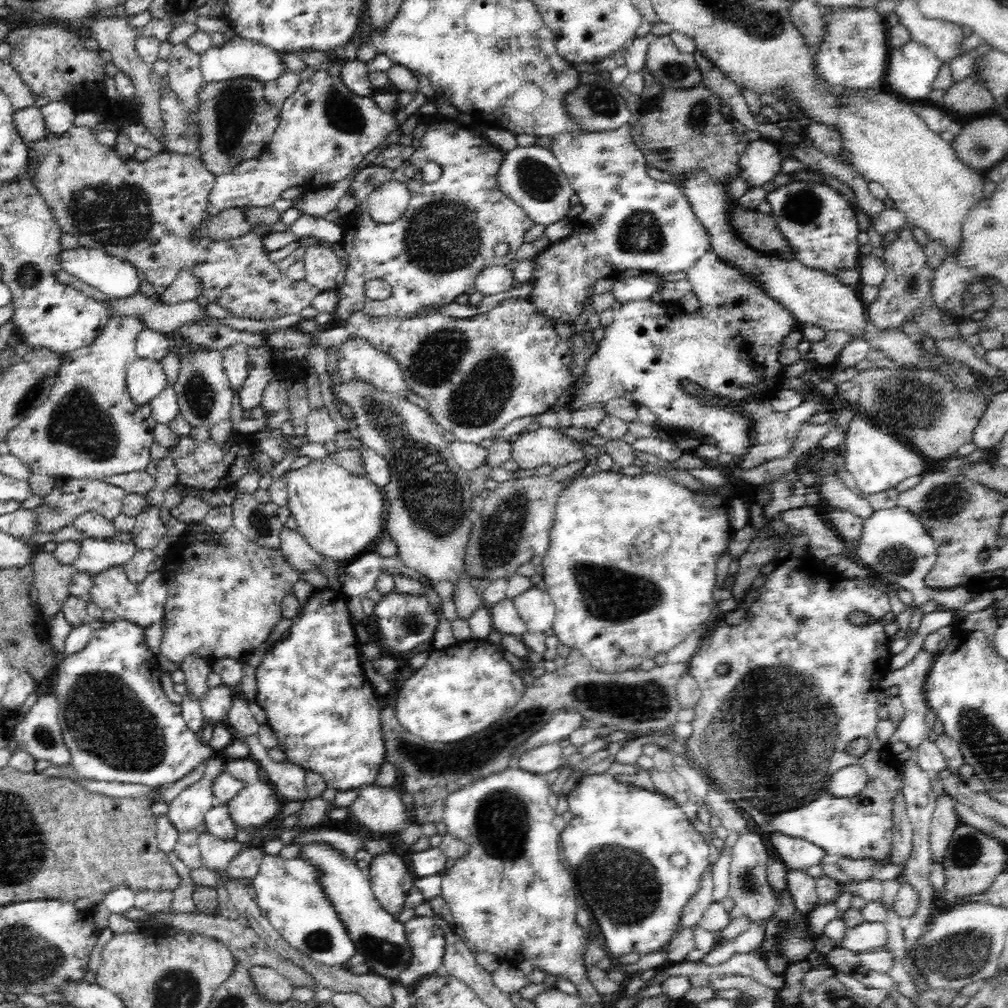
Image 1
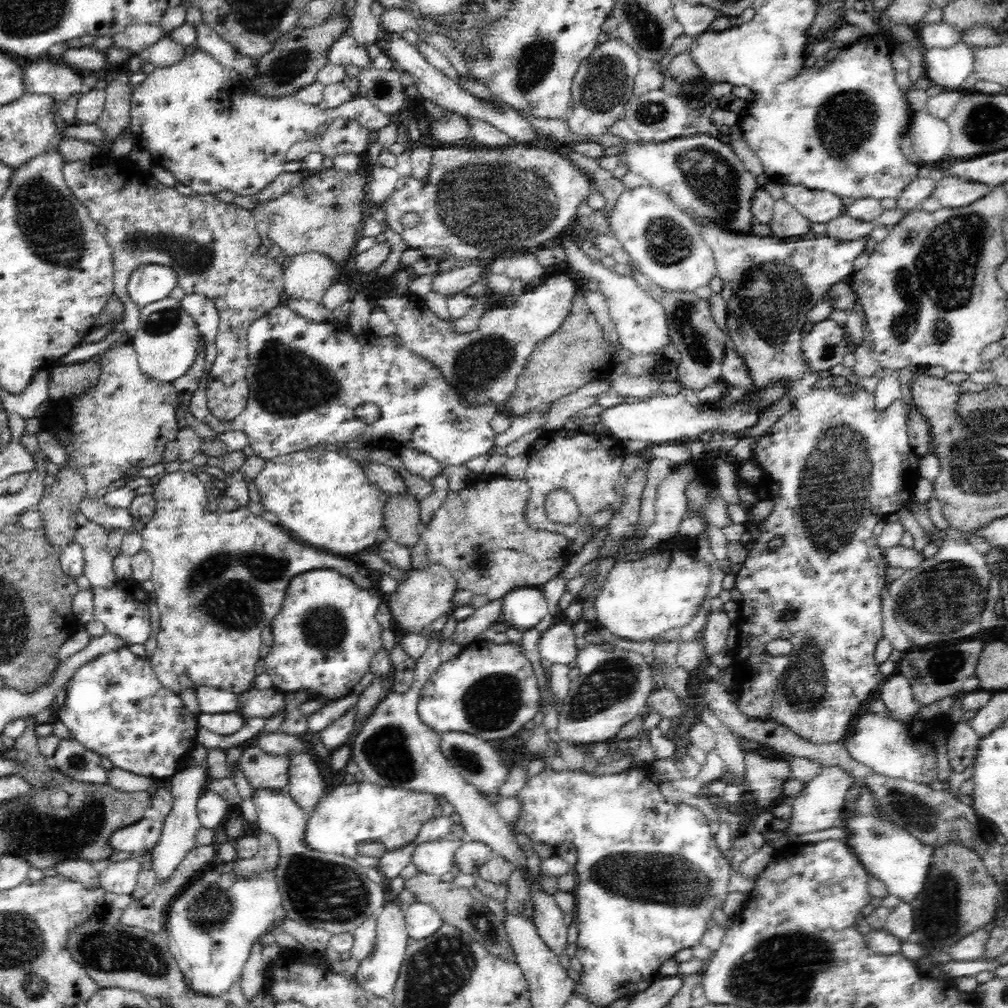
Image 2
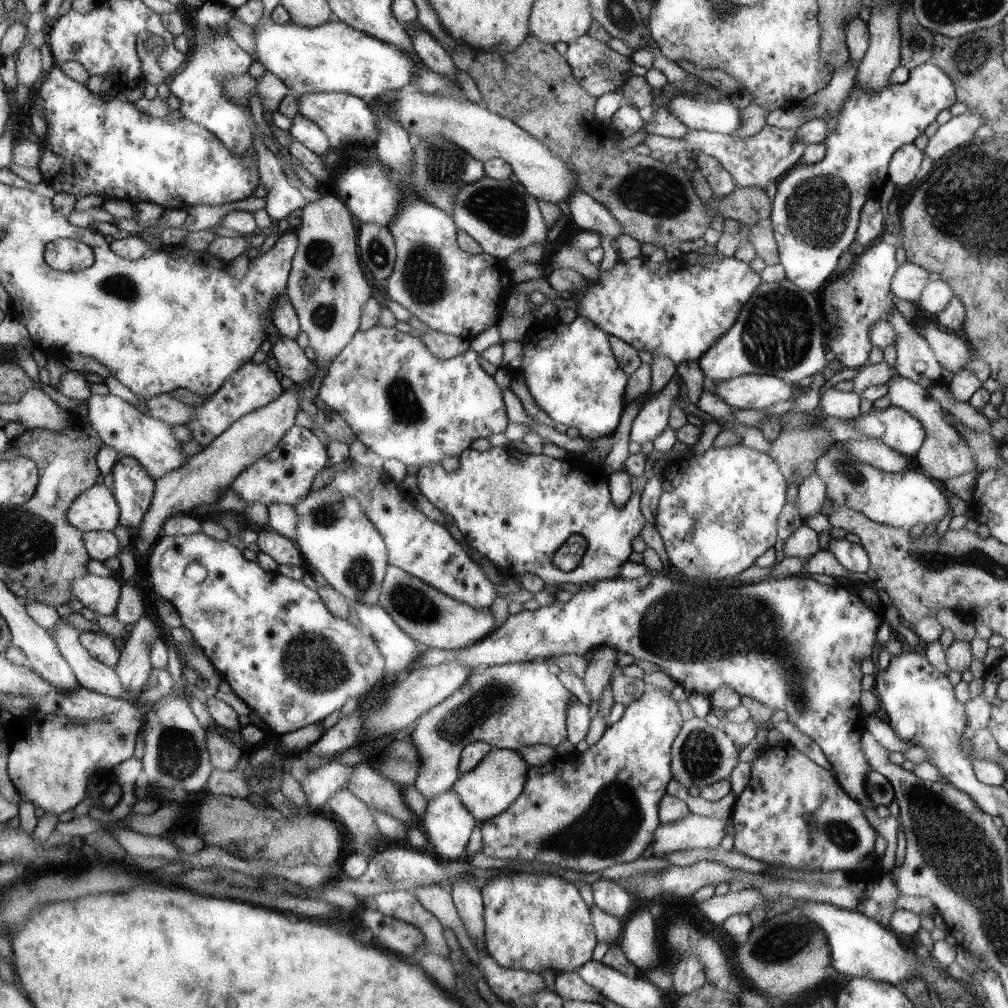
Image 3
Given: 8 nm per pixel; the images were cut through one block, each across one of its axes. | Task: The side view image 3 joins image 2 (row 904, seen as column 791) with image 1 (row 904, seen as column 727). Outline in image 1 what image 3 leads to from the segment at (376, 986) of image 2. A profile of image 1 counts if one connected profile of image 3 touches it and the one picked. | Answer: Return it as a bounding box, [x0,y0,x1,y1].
[367,852,415,916]

